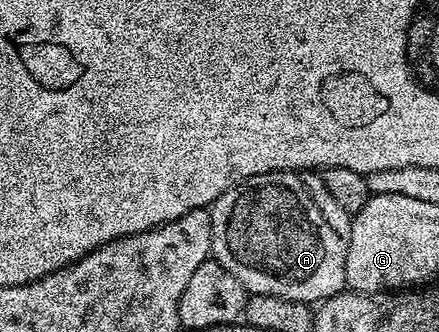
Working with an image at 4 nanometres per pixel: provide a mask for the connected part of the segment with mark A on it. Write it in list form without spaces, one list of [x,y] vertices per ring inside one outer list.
[[[291,170],[288,172],[268,172],[247,178],[243,182],[233,185],[223,194],[219,194],[219,198],[215,198],[215,202],[209,208],[209,217],[211,218],[211,242],[213,243],[212,259],[221,264],[223,270],[227,270],[235,278],[239,278],[246,293],[255,296],[271,294],[284,300],[294,300],[313,306],[335,294],[346,291],[345,267],[347,266],[347,246],[351,238],[351,226],[349,225],[351,216],[350,213],[343,210],[343,206],[339,206],[339,202],[335,202],[335,198],[331,198],[331,194],[327,194],[327,186],[316,171],[305,170],[300,174]]]

